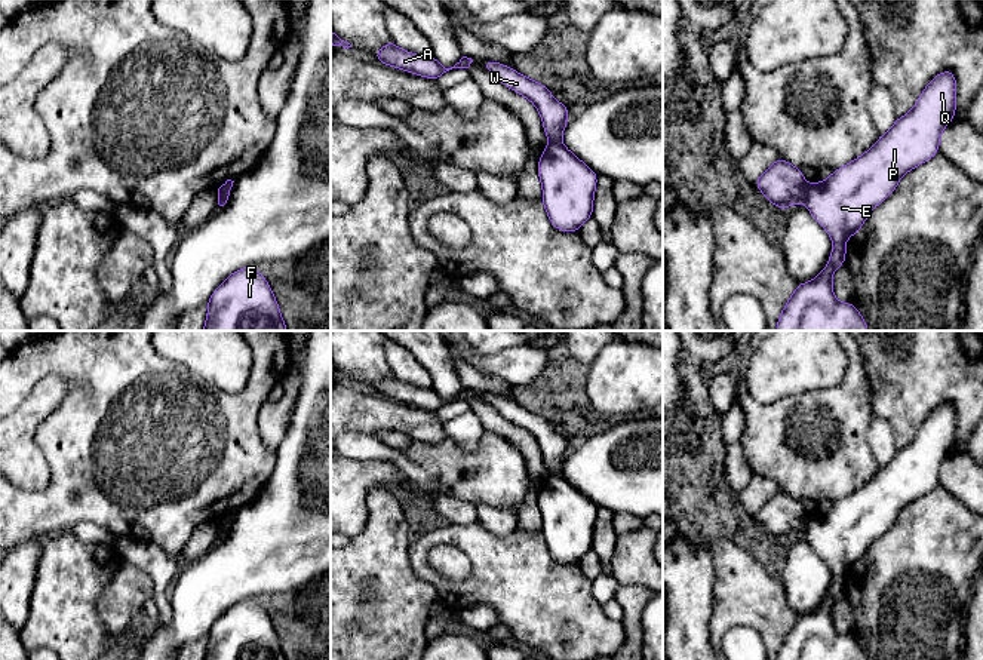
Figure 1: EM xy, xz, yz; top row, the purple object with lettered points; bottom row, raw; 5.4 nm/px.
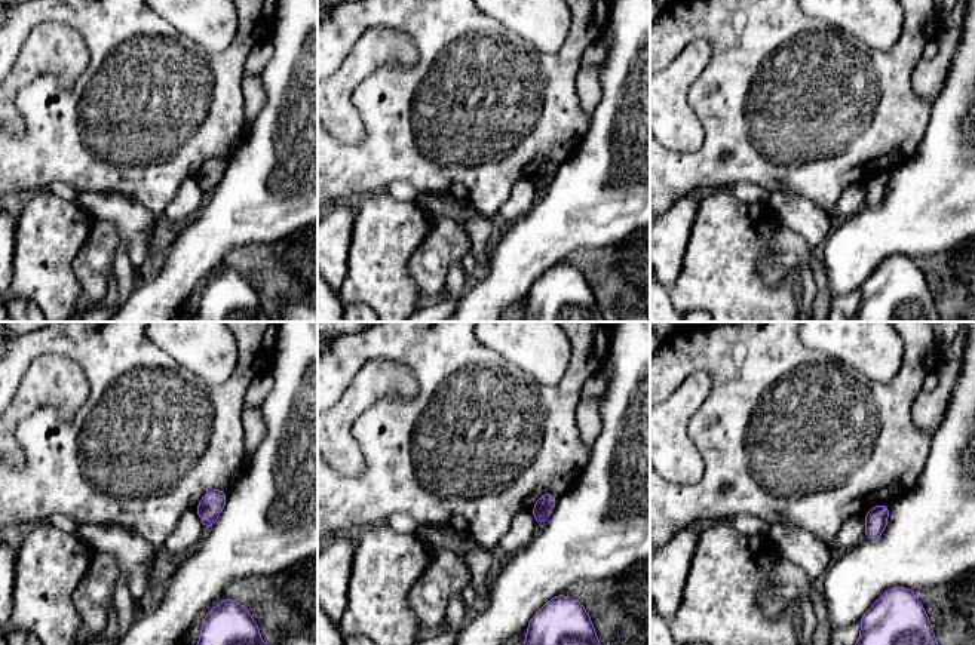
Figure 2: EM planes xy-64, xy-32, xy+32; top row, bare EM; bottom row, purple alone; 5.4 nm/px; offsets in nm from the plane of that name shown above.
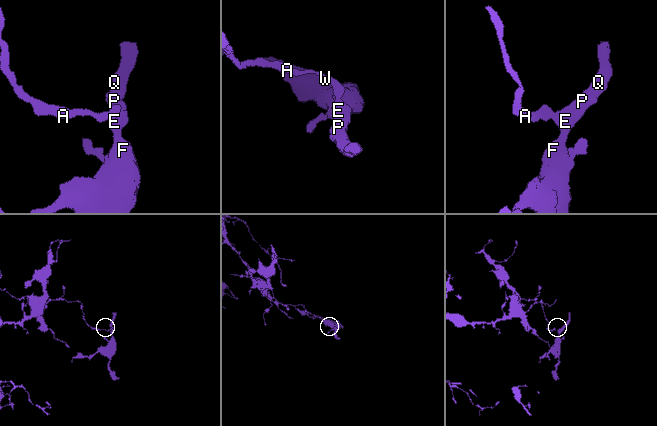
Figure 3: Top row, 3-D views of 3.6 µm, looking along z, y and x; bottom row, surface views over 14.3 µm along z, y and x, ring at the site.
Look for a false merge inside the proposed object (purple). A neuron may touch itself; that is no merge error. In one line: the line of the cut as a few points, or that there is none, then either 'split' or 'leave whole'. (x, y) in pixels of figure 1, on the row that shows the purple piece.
cut in yz along (808, 186), (802, 200); split

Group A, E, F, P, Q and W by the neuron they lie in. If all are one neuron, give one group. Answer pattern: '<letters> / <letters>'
A W / E F P Q

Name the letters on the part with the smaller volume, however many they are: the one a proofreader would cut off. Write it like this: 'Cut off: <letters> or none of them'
Cut off: E, F, P, Q

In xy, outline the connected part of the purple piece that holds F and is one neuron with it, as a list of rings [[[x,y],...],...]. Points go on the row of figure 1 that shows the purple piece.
[[[248,265],[230,274],[211,295],[202,331],[288,331],[265,277]]]

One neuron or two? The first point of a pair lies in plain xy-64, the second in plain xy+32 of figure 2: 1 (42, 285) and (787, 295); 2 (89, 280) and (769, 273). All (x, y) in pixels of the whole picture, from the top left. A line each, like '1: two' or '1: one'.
1: one
2: one

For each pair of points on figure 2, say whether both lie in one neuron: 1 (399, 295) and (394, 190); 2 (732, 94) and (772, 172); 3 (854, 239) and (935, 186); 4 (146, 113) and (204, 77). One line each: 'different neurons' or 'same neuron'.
1: different neurons
2: same neuron
3: same neuron
4: same neuron

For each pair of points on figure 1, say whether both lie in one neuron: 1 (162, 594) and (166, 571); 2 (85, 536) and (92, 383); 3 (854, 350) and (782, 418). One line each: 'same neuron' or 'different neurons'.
1: same neuron
2: different neurons
3: same neuron

